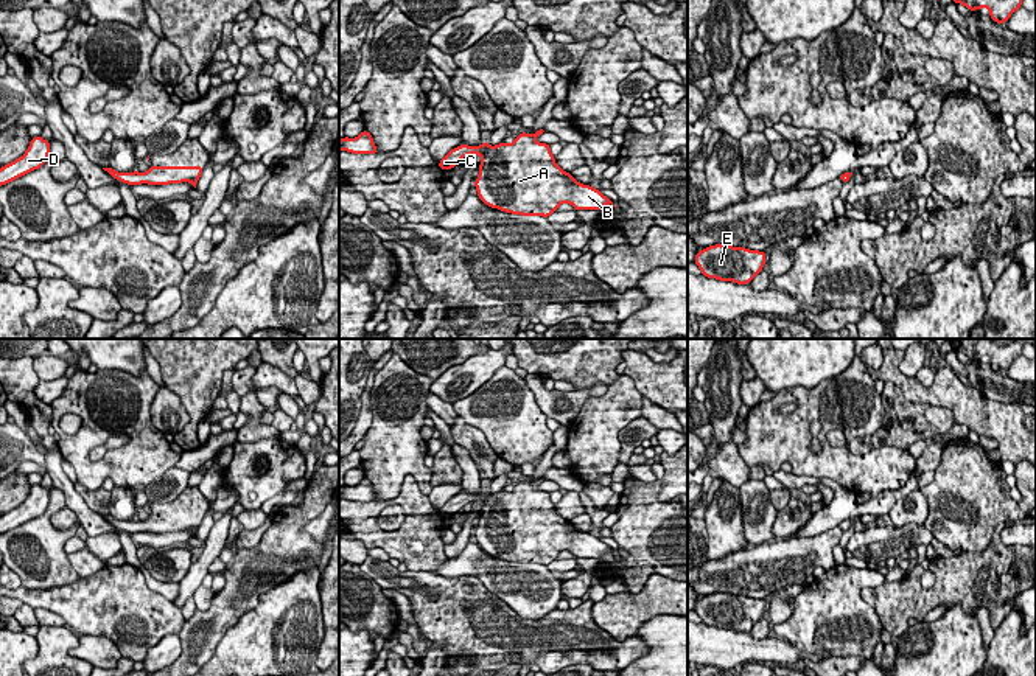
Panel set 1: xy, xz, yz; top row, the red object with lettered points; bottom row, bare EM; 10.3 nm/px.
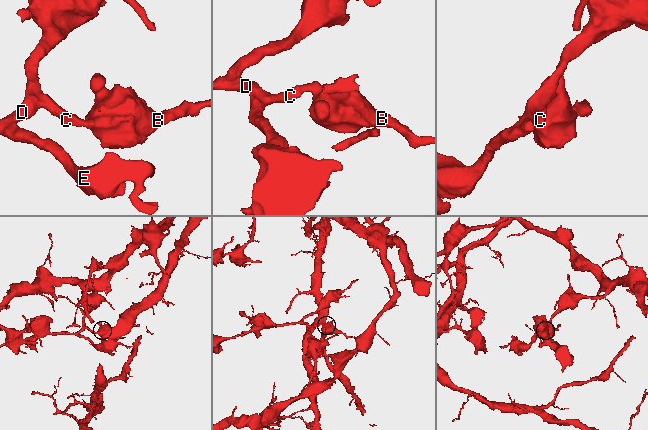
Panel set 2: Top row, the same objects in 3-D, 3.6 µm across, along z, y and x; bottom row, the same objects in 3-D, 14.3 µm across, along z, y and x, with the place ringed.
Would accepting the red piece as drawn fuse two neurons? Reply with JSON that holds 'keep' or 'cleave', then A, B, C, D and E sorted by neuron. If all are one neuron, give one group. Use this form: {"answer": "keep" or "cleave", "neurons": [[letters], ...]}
{"answer": "keep", "neurons": [["A", "B", "C", "D", "E"]]}

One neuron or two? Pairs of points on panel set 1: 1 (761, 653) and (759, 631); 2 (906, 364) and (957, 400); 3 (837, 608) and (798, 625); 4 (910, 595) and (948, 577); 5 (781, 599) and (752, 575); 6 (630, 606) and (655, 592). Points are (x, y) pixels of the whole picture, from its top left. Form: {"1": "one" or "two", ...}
{"1": "two", "2": "two", "3": "one", "4": "one", "5": "two", "6": "one"}

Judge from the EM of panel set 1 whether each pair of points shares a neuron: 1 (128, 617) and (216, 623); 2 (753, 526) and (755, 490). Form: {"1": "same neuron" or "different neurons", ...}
{"1": "different neurons", "2": "same neuron"}

